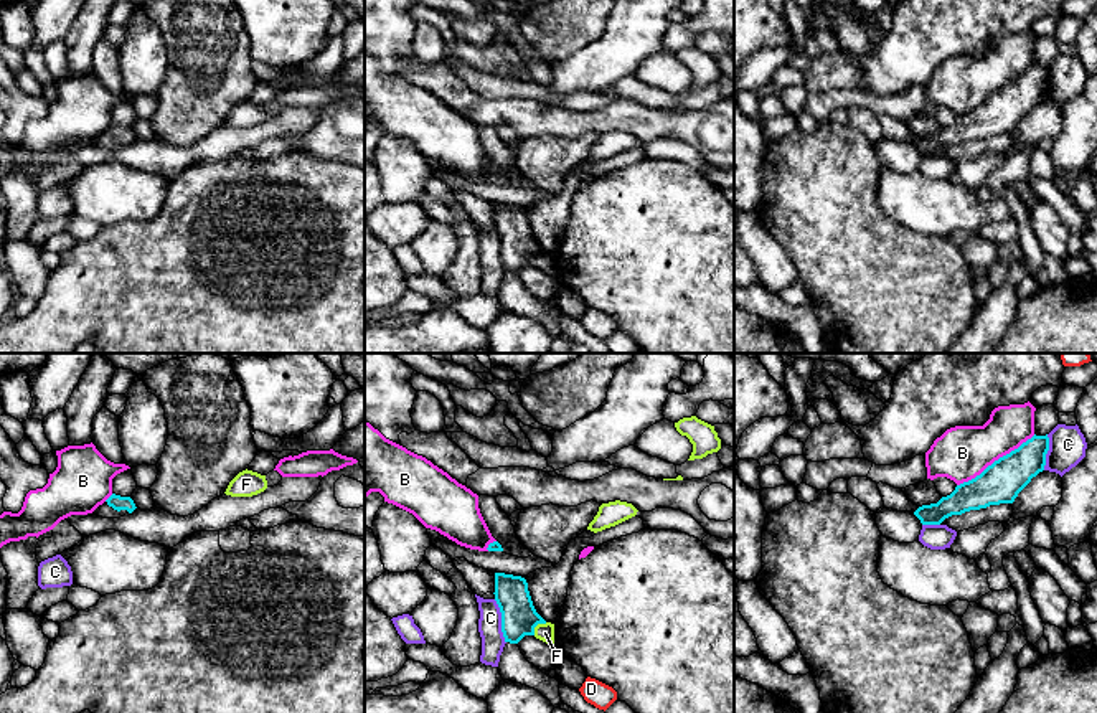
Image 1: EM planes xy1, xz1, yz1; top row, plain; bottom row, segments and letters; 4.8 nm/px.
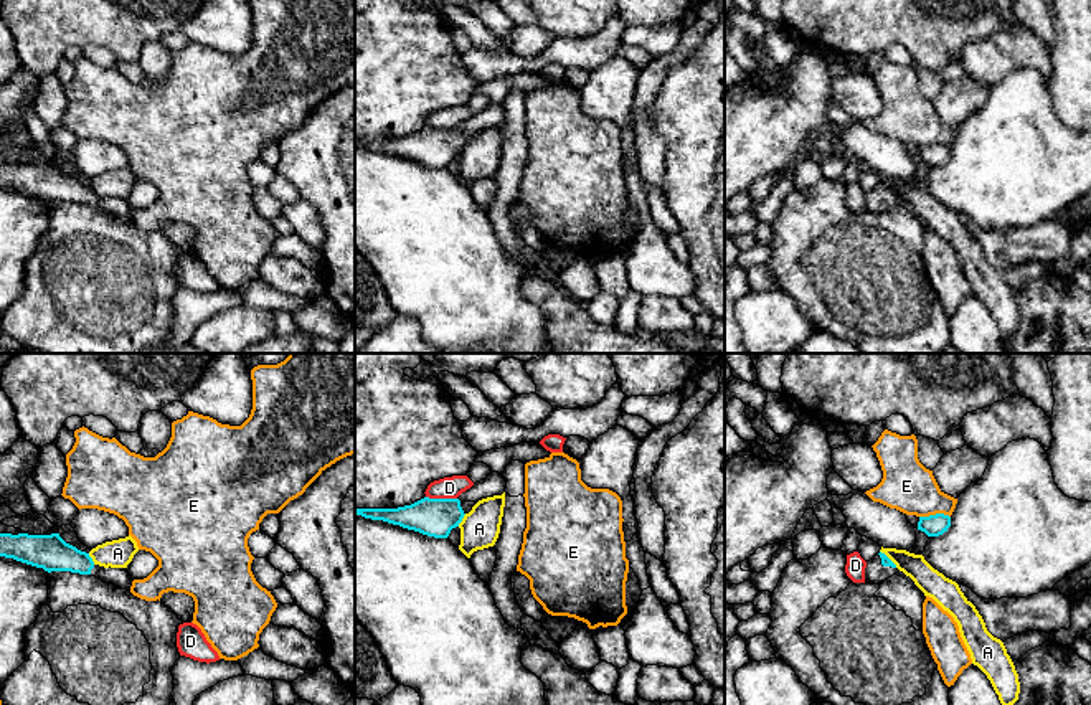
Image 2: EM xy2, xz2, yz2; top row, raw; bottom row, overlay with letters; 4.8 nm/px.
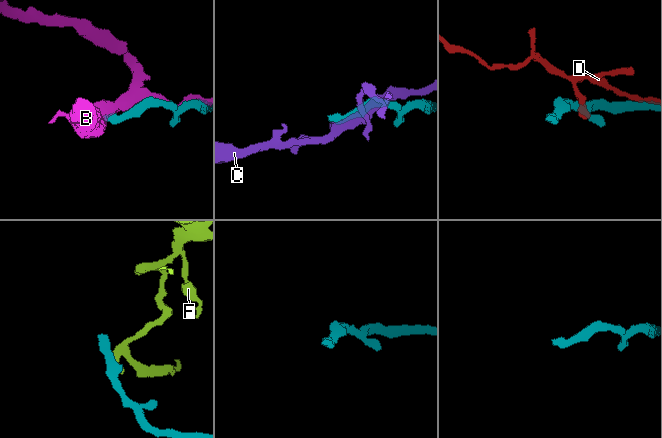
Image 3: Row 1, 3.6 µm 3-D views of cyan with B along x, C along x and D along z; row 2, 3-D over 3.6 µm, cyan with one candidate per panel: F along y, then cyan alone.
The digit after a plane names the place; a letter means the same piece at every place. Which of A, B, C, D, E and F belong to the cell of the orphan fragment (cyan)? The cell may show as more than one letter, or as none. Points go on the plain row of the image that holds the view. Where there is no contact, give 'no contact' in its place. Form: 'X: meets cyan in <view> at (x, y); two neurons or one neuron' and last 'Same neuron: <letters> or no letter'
A: meets cyan in xz2 at (461, 151); two neurons
B: meets cyan in yz1 at (995, 91); two neurons
C: meets cyan in xz1 at (502, 251); two neurons
D: meets cyan in xz2 at (441, 129); two neurons
E: meets cyan in yz2 at (936, 144); two neurons
F: meets cyan in xz1 at (536, 254); two neurons
Same neuron: no letter

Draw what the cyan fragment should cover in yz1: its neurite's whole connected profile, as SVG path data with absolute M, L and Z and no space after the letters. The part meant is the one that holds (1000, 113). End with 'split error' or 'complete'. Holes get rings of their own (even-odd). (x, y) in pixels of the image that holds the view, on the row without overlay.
M1033 66L1018 79L1000 87L975 109L963 112L937 134L919 137L914 145L922 155L940 155L952 145L990 135L1013 134L1018 124L1044 101L1049 68Z | complete

